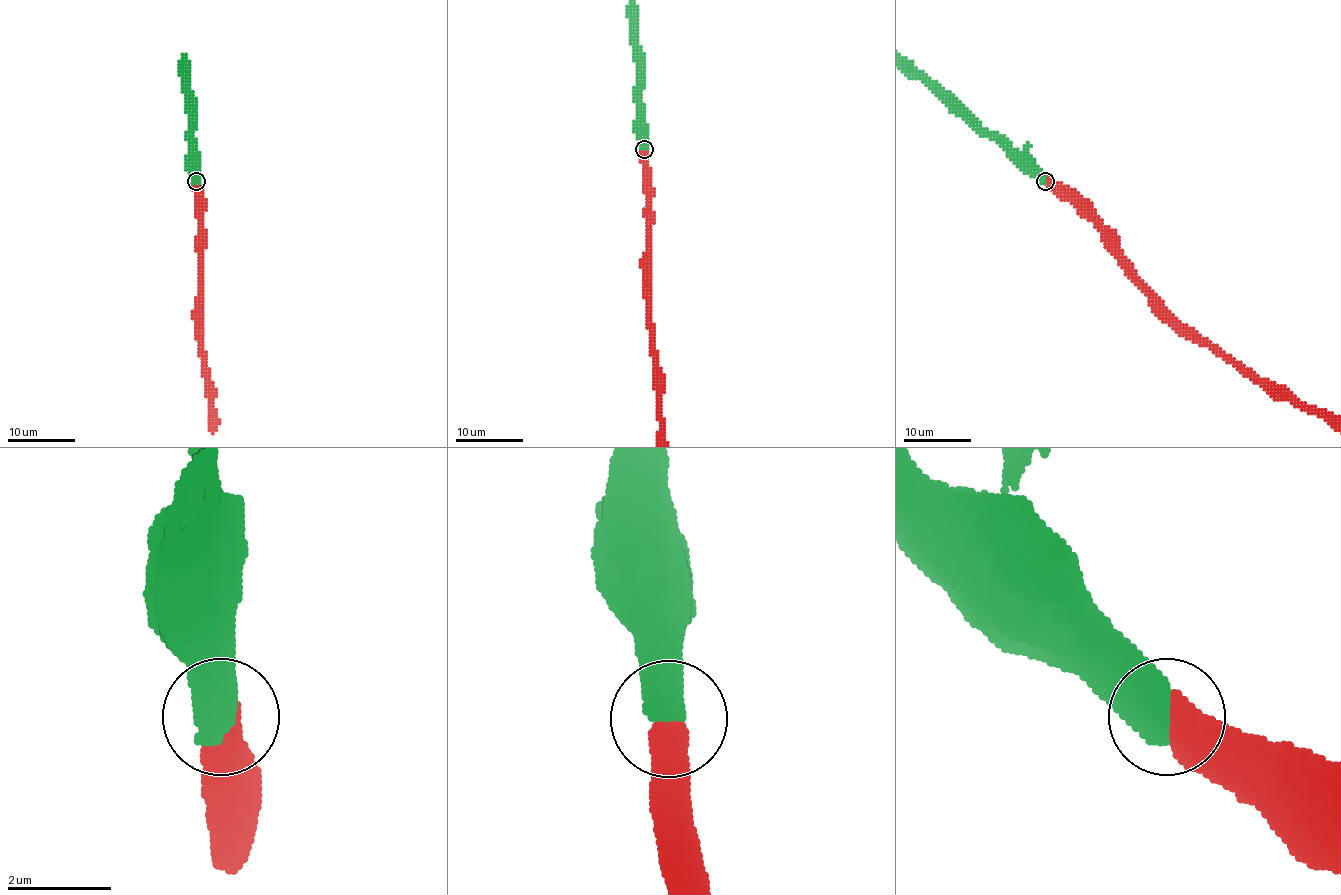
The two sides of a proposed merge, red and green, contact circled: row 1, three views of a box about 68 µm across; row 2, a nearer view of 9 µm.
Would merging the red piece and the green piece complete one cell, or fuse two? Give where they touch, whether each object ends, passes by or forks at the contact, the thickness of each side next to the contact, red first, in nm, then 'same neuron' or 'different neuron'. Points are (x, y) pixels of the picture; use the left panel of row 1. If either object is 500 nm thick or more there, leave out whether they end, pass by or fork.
(196, 181) | 600/650 nm | same neuron

